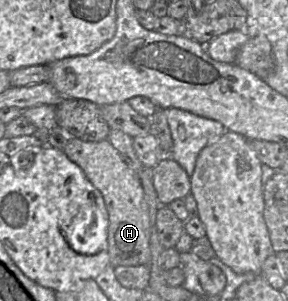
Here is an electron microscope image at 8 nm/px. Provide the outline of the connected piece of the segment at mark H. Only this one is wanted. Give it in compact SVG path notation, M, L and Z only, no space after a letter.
M70 137L62 151L82 169L87 179L103 196L109 215L110 265L112 267L149 265L151 262L149 209L138 175L130 169L108 138L92 142Z

